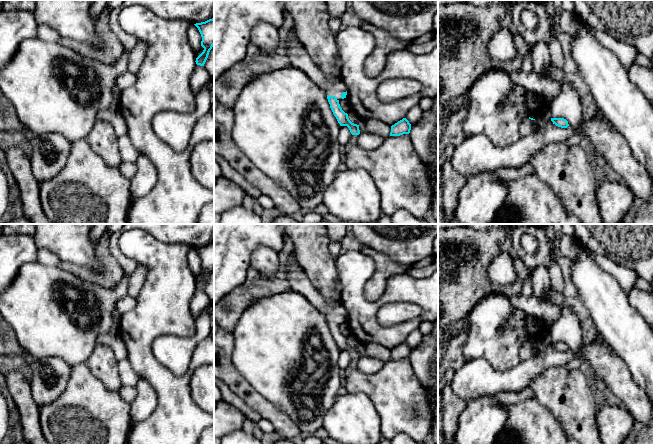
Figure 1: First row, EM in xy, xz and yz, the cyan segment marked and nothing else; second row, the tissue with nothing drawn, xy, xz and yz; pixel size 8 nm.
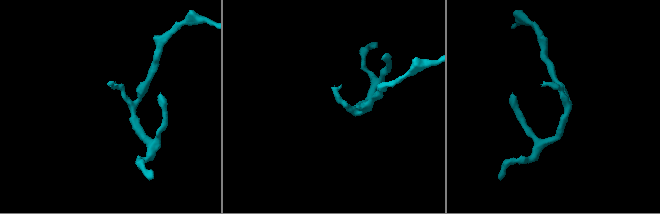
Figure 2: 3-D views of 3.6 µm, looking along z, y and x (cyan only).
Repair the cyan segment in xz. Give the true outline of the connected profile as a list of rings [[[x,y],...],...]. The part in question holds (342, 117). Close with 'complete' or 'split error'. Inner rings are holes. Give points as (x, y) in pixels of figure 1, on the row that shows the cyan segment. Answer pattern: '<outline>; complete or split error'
[[[297,39],[288,40],[288,54],[290,65],[302,70],[327,94],[330,108],[340,126],[347,126],[352,135],[359,135],[359,125],[349,120],[348,114],[342,110],[339,104],[339,101],[346,98],[347,95],[347,88],[342,80],[328,80]]]; split error

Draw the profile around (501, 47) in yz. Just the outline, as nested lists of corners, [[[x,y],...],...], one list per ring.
[[[506,28],[499,30],[490,39],[486,53],[491,59],[499,62],[512,61],[517,49],[511,33]]]

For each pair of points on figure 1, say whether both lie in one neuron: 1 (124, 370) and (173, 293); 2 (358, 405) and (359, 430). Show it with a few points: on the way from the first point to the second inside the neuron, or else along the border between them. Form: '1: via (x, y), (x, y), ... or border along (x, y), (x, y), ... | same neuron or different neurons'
1: border along (126, 358), (140, 378) | different neurons
2: via (358, 411), (358, 424) | same neuron

